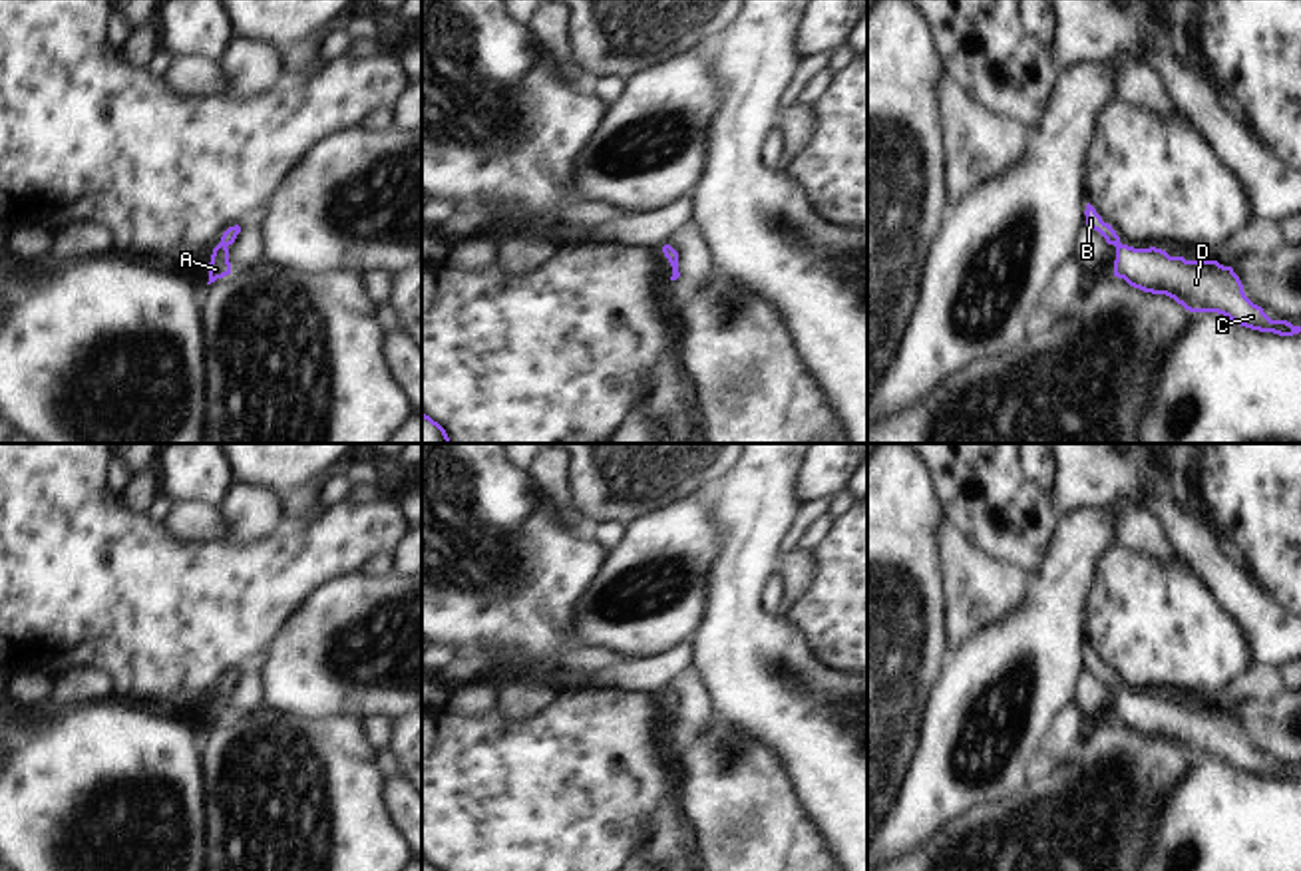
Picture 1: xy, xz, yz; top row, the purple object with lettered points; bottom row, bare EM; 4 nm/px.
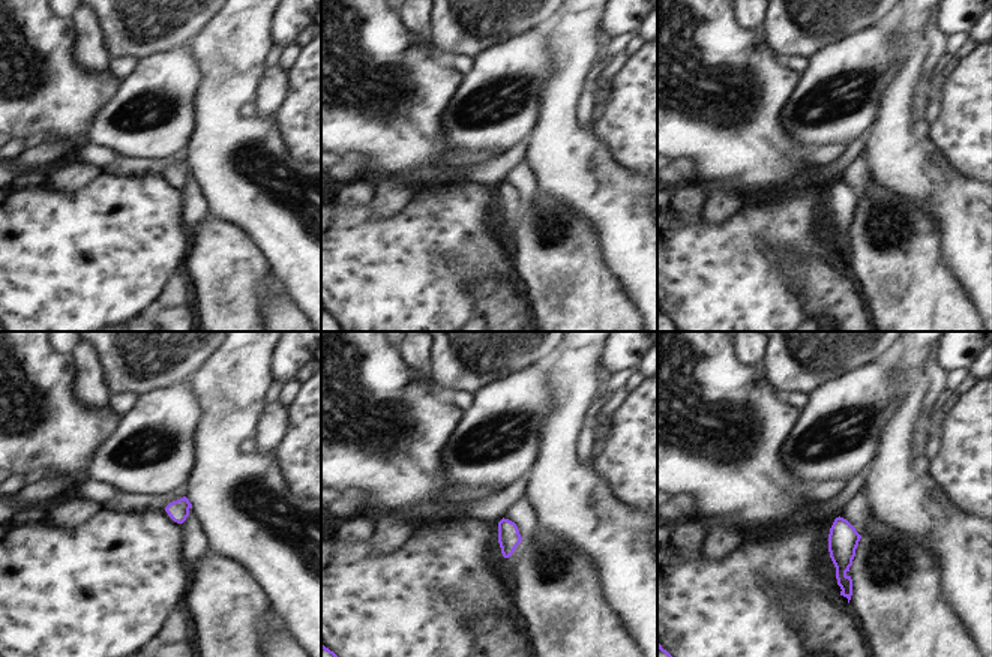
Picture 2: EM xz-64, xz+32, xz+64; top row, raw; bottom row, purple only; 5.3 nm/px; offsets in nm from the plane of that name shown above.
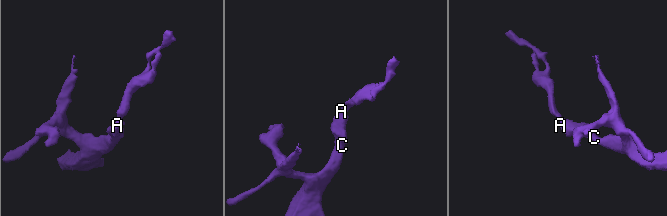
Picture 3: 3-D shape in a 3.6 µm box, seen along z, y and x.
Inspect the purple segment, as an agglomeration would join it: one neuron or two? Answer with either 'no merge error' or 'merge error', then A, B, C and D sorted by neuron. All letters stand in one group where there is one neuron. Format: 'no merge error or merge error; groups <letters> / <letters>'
no merge error; groups A B C D

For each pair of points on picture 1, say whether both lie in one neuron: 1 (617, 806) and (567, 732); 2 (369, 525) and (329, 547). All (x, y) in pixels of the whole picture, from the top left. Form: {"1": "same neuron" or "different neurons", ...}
{"1": "same neuron", "2": "same neuron"}

